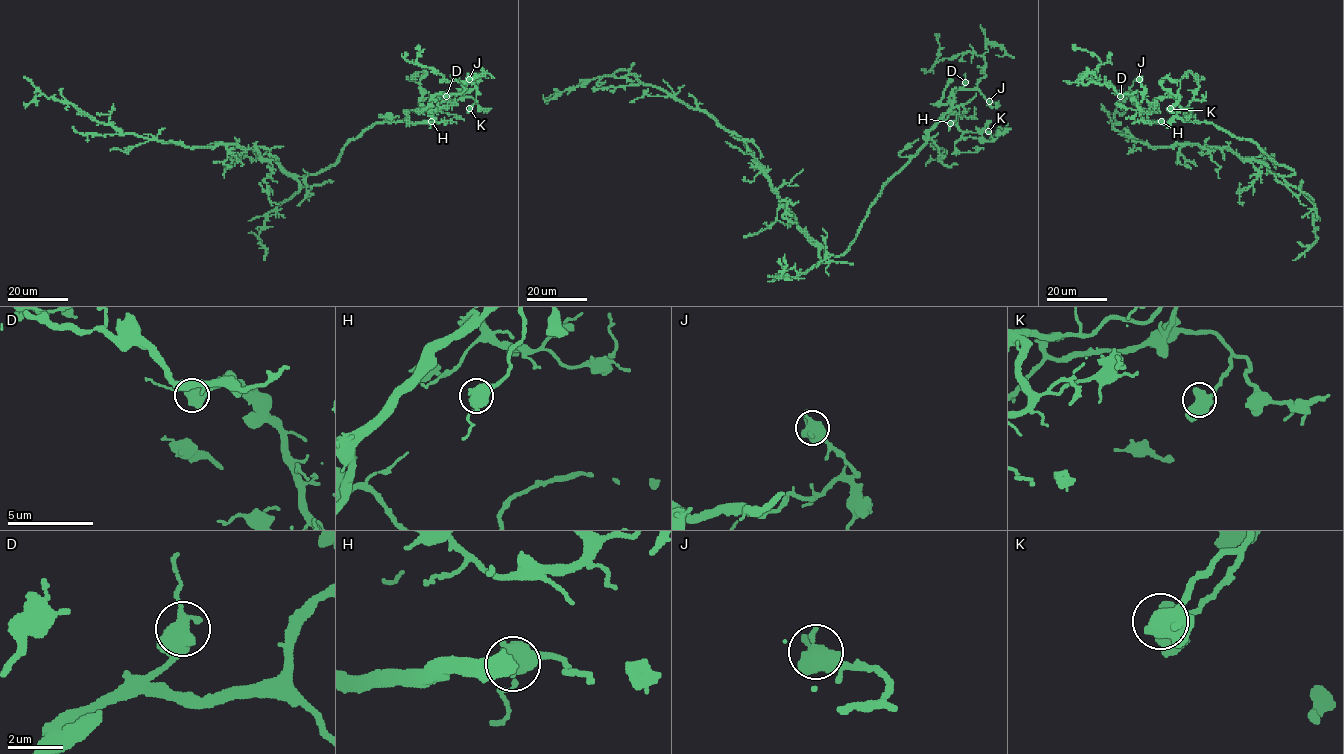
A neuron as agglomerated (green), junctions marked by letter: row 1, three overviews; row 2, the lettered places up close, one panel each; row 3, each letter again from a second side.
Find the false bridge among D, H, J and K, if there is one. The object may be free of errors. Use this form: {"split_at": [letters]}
{"split_at": []}

